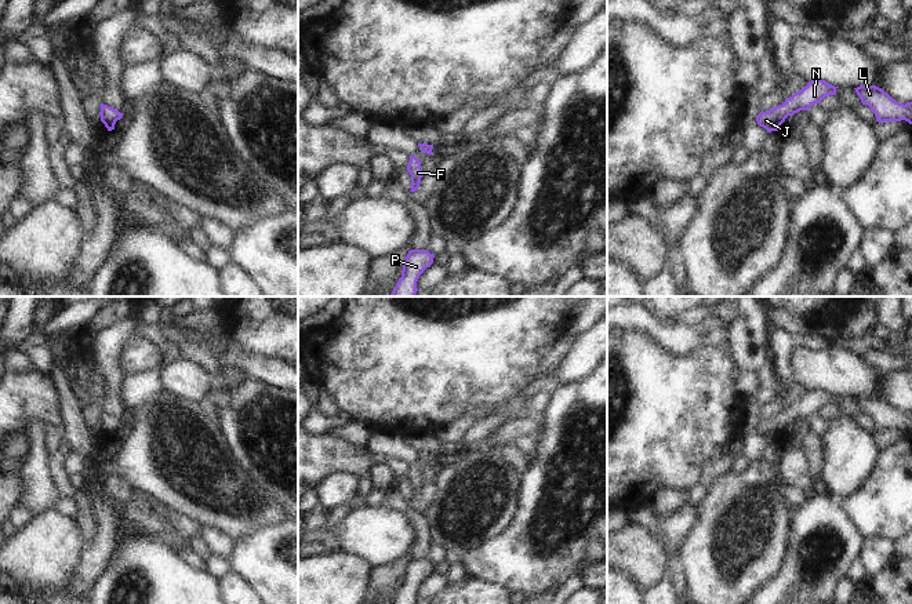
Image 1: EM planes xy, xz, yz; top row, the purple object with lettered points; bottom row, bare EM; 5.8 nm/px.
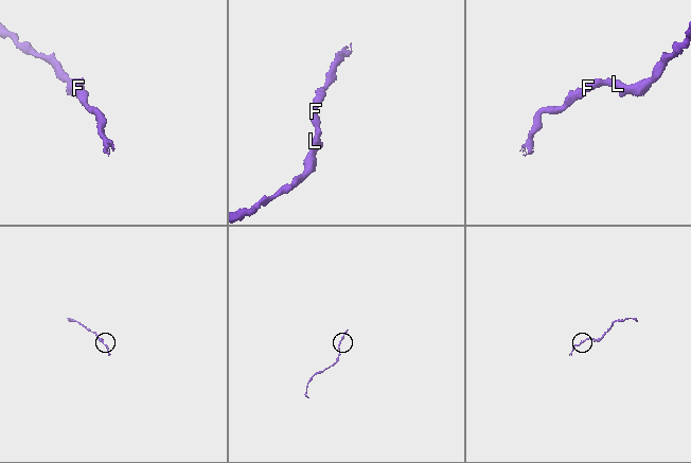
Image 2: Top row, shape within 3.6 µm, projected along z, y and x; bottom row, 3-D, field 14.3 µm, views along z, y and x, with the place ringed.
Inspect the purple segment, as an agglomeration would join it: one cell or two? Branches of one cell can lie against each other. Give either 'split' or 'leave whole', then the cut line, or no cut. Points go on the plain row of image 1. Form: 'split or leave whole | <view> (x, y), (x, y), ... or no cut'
leave whole | no cut

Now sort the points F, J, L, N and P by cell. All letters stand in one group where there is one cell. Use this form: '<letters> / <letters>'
F J L N P

